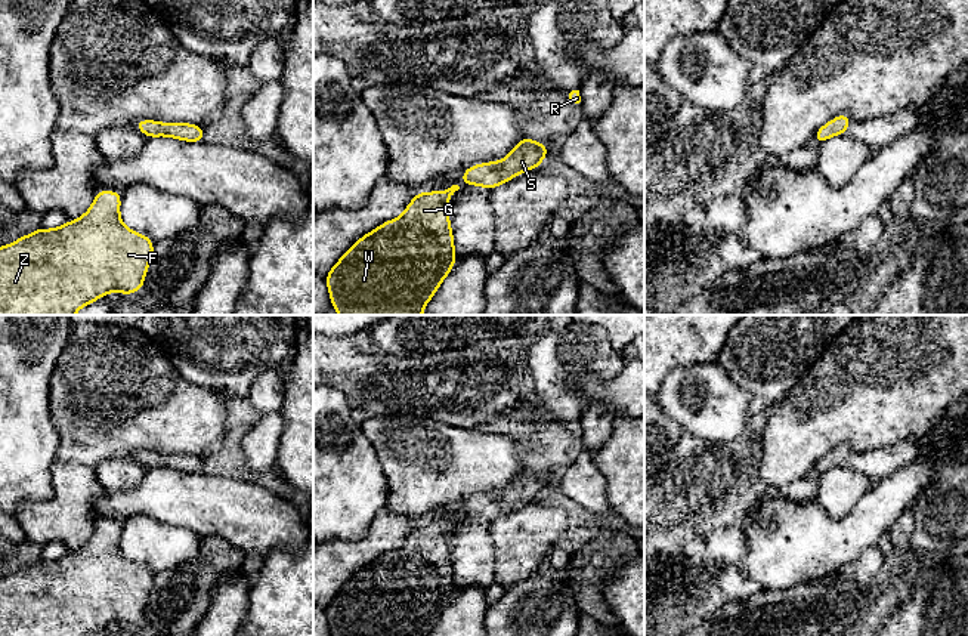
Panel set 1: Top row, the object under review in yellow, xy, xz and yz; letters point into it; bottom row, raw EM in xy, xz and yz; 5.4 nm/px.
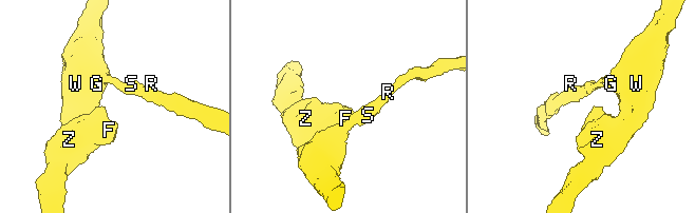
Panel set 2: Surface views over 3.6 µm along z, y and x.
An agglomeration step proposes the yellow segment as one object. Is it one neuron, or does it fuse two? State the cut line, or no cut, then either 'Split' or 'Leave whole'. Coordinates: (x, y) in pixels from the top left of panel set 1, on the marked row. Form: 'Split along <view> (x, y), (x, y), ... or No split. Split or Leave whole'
No split. Leave whole

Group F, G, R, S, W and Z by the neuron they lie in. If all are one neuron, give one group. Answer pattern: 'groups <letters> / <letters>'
groups F G R S W Z

